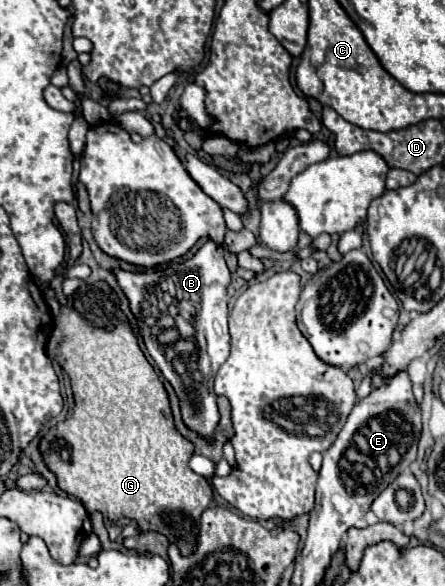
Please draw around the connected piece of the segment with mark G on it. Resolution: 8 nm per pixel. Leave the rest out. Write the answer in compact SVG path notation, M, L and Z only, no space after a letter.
M97 281L97 283L91 283L91 285L79 287L73 295L69 295L69 297L67 297L67 305L61 307L61 311L59 311L59 315L57 315L57 319L55 319L55 327L53 327L53 333L51 333L47 351L49 351L49 355L53 355L53 357L59 361L59 365L61 365L61 367L65 369L65 373L69 375L71 387L73 387L73 395L75 395L75 409L73 409L73 415L67 417L63 423L57 423L57 431L45 431L45 433L41 435L41 443L39 443L47 467L57 475L59 487L61 487L63 491L67 491L69 495L77 497L77 499L85 505L85 509L87 509L89 513L99 511L99 513L103 513L103 517L107 517L109 521L119 521L119 519L123 519L123 517L135 519L141 531L157 531L157 533L163 533L171 543L179 545L181 549L185 547L185 553L187 553L187 555L189 555L189 551L193 553L193 551L197 549L199 517L201 517L201 513L203 513L205 509L209 509L209 507L213 505L213 489L211 489L211 485L209 485L209 481L207 481L205 477L193 473L191 467L189 467L189 459L191 459L191 455L195 453L195 445L193 445L189 439L185 439L185 437L177 431L177 427L175 427L175 423L173 423L173 413L171 413L171 405L169 405L169 395L167 395L167 391L165 391L165 387L163 387L163 383L161 383L161 379L157 377L155 369L149 365L147 357L145 357L143 351L139 349L137 337L135 337L135 333L133 333L133 329L131 329L127 317L123 315L121 307L119 307L119 297L117 297L117 293L115 293L105 281Z

